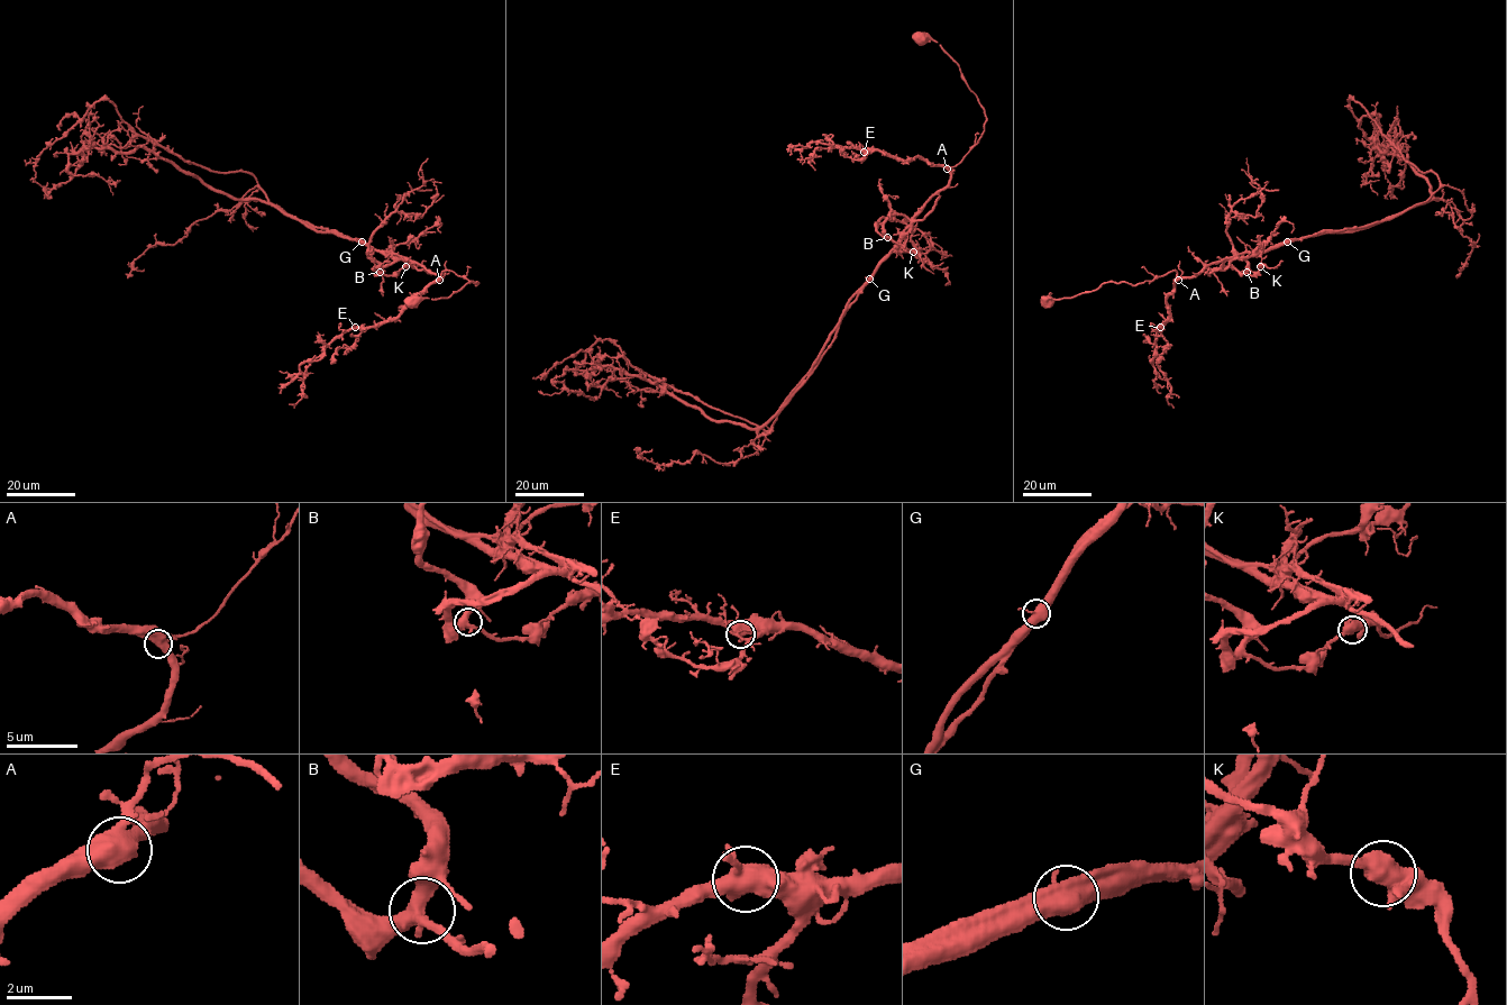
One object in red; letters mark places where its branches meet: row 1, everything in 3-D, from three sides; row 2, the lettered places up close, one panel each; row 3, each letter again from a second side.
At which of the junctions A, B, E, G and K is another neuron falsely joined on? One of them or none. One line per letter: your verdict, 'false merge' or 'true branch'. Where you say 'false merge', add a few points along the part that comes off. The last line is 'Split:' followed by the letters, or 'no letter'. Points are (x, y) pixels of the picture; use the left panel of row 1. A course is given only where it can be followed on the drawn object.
A: true branch
B: true branch
E: true branch
G: false merge; foreign part runs (362, 241), (211, 190), (143, 147), (69, 155), (74, 175), (119, 180)
K: true branch
Split: G

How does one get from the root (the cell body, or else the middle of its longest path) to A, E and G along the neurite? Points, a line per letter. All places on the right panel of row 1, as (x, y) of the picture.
A: (1048, 301), (1049, 298), (1071, 298), (1093, 291), (1106, 282), (1136, 285), (1175, 270), (1178, 280)
E: (1048, 301), (1093, 291), (1106, 282), (1136, 285), (1175, 270), (1175, 288), (1167, 299), (1170, 317), (1160, 327)
G: (1048, 301), (1106, 282), (1136, 285), (1175, 270), (1178, 277), (1193, 277), (1211, 264), (1258, 256), (1287, 241)

